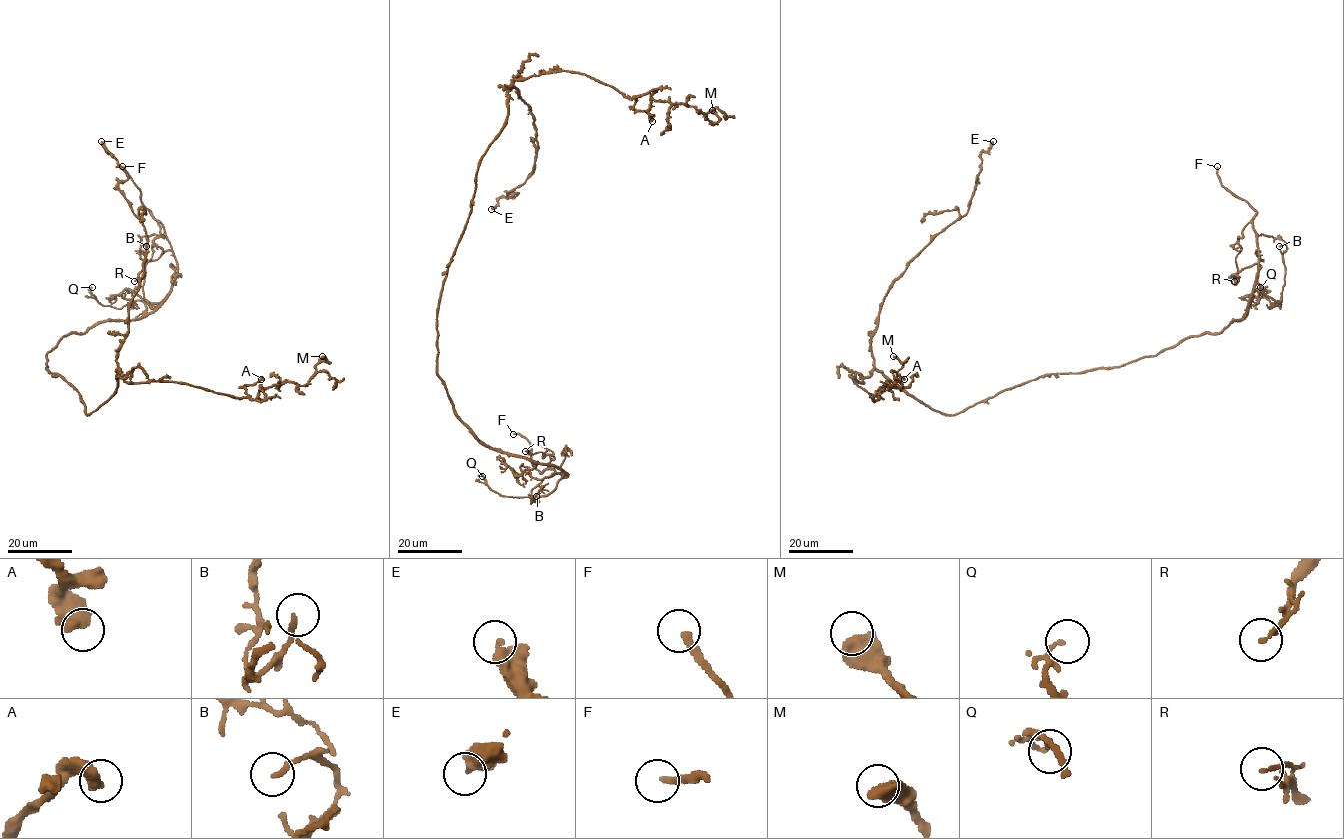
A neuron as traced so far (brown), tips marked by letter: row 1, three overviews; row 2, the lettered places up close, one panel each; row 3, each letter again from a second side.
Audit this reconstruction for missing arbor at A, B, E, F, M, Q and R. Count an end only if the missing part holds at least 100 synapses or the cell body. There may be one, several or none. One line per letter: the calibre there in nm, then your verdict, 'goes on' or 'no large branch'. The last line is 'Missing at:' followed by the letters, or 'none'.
A: calibre 600 nm; no large branch
B: calibre 180 nm; no large branch
E: calibre 480 nm; no large branch
F: calibre 240 nm; goes on
M: calibre 600 nm; no large branch
Q: calibre 120 nm; no large branch
R: calibre 110 nm; no large branch
Missing at: F

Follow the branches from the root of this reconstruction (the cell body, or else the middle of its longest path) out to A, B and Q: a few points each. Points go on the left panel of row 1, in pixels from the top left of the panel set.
A: (67, 382), (88, 415), (114, 392), (118, 370), (127, 382), (183, 382), (235, 398), (261, 379)
B: (67, 382), (46, 368), (64, 335), (146, 316), (168, 294), (171, 246), (154, 234), (146, 246)
Q: (67, 382), (46, 368), (64, 335), (146, 316), (173, 284), (159, 302), (121, 308), (100, 304), (92, 287)

